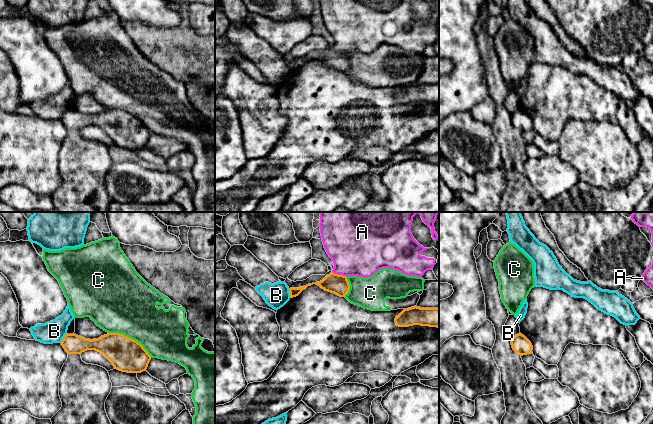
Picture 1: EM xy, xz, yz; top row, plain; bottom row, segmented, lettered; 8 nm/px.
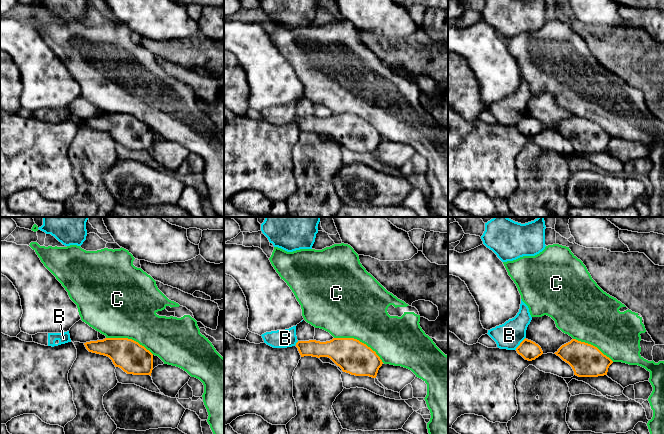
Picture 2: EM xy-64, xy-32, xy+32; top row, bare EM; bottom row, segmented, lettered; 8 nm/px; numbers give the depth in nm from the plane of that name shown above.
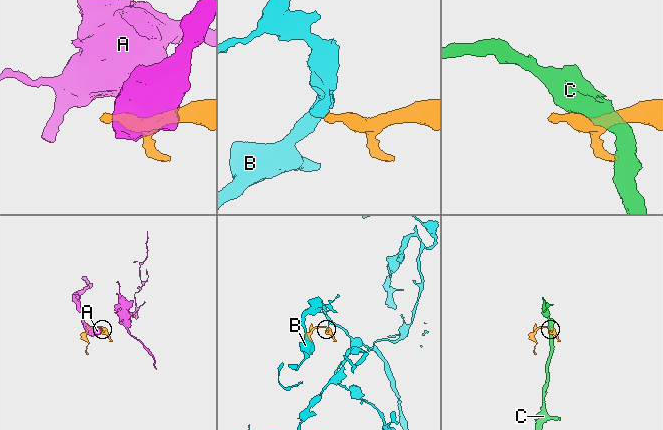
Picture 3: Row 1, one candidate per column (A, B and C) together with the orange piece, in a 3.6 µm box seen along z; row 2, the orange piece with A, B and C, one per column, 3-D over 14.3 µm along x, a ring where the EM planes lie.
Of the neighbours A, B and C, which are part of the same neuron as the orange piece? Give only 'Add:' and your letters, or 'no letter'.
Add: no letter

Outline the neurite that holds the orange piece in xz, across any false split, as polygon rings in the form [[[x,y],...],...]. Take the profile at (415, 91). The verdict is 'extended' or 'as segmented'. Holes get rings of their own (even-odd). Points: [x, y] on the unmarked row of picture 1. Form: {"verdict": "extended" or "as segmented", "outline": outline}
{"verdict": "as segmented", "outline": [[[414,82],[404,85],[398,92],[396,92],[395,99],[399,103],[421,101],[439,104],[439,83],[420,84]]]}

